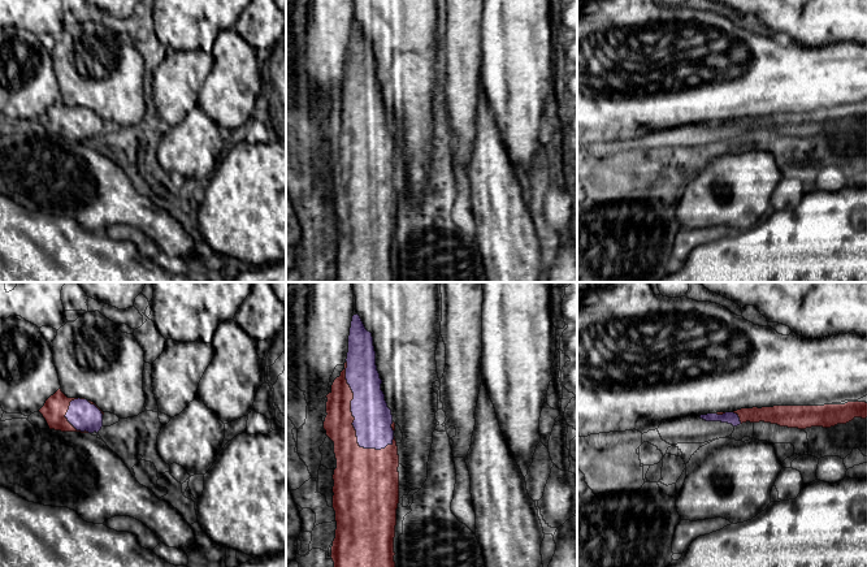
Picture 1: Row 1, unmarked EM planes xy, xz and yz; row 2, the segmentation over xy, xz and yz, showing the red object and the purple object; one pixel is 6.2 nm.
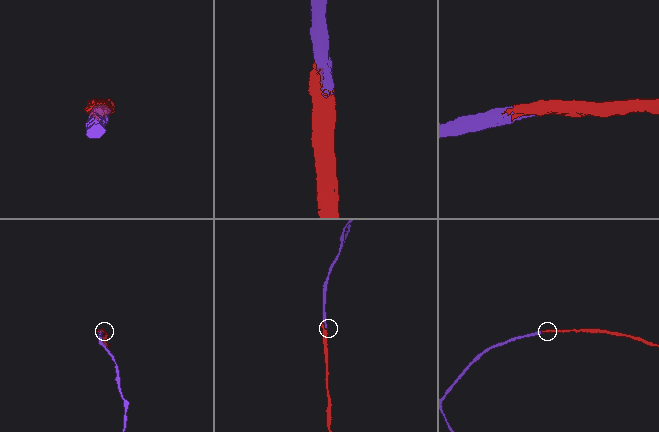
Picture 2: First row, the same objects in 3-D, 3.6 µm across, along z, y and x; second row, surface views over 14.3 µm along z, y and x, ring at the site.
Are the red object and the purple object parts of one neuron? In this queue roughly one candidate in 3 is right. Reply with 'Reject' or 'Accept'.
Accept

